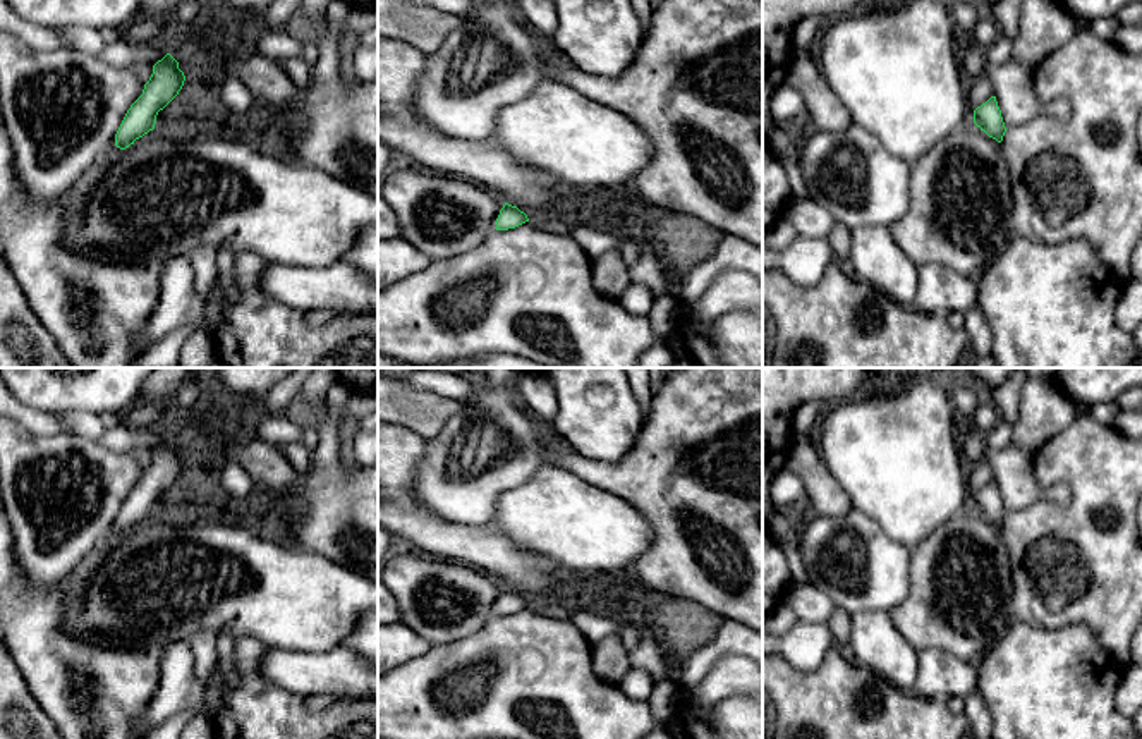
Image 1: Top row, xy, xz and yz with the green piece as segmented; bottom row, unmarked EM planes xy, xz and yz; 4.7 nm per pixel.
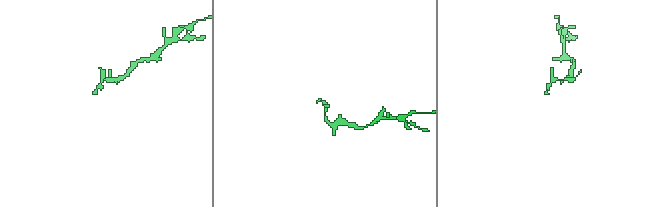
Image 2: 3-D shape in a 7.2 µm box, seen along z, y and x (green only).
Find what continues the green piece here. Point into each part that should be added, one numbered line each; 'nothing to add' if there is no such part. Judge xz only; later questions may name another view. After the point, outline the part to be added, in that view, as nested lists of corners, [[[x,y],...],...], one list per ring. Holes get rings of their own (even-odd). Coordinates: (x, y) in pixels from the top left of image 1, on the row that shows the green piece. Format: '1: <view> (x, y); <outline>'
nothing to add

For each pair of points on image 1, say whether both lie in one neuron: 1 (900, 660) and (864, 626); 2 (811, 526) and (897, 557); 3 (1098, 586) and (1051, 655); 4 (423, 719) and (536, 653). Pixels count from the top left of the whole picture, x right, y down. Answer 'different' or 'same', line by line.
1: same
2: same
3: different
4: same

